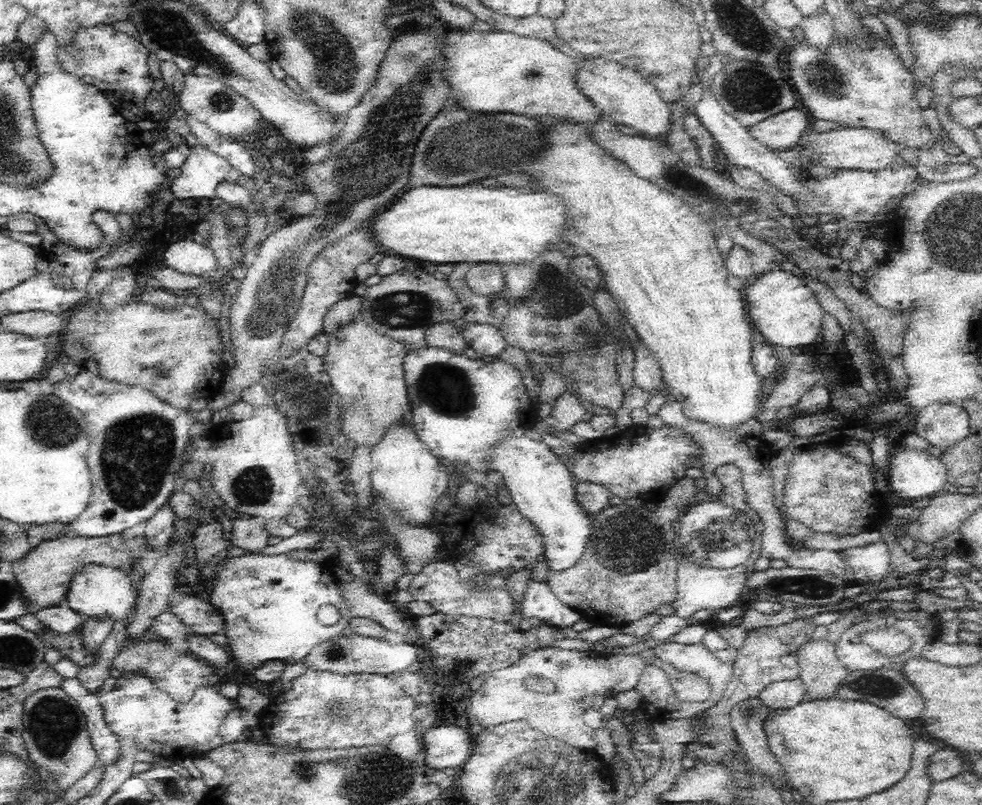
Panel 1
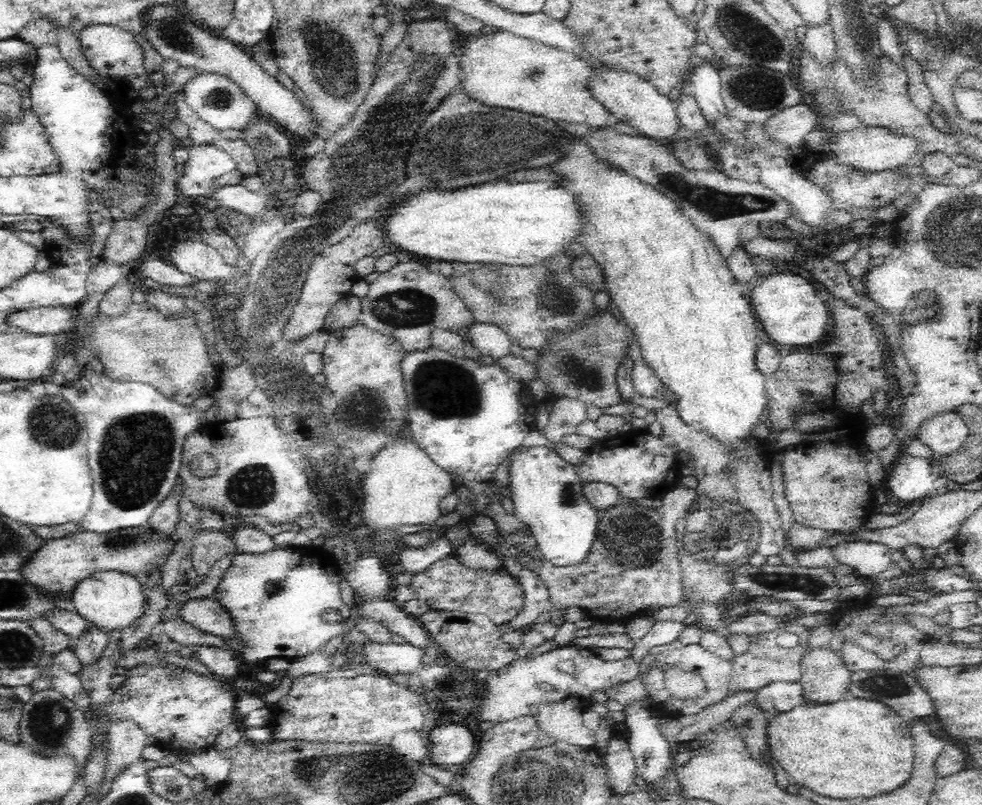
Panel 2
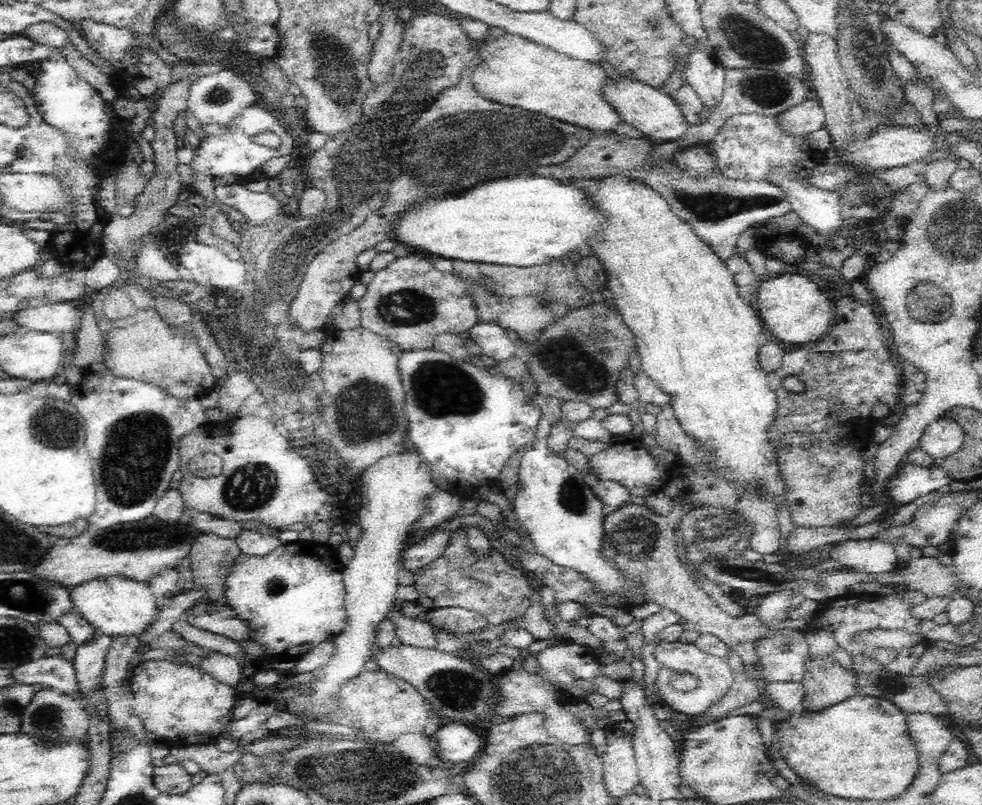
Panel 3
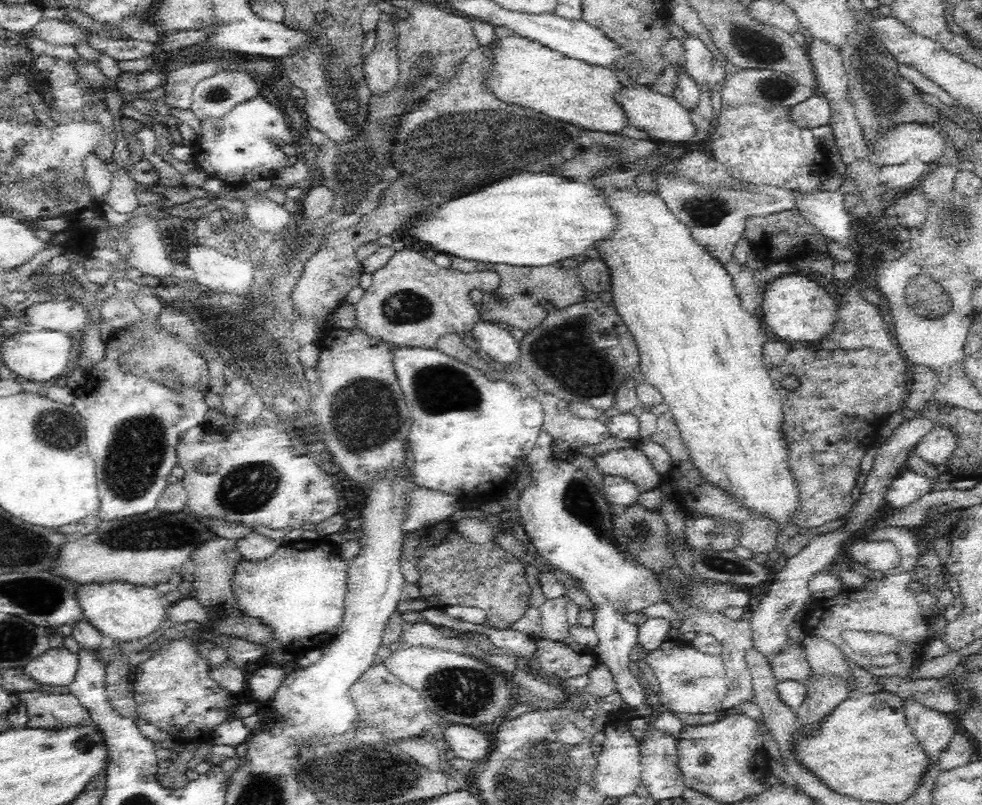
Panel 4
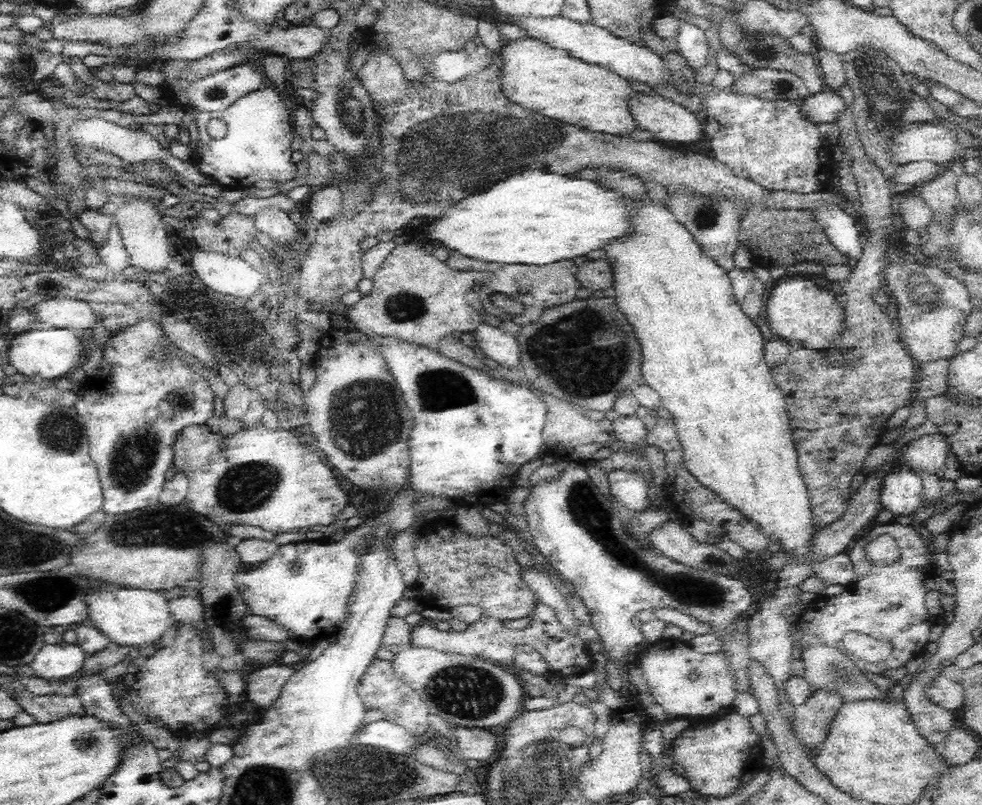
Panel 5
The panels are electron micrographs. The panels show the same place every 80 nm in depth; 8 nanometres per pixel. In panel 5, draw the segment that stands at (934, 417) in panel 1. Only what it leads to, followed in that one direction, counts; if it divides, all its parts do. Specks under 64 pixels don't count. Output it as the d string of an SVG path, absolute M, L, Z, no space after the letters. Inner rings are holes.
M936 430L936 432L921 436L909 444L904 450L904 454L900 456L900 460L903 466L912 471L914 468L920 468L939 474L939 469L944 466L950 450L950 437Z

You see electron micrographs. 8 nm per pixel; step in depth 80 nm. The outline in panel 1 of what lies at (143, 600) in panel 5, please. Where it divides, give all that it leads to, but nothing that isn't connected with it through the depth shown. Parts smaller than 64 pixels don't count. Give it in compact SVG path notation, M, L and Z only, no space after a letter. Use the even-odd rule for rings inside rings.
M84 564L72 574L63 604L83 618L102 616L118 622L126 618L130 612L135 612L137 605L135 595L136 591L132 589L130 577L119 568L111 565Z

